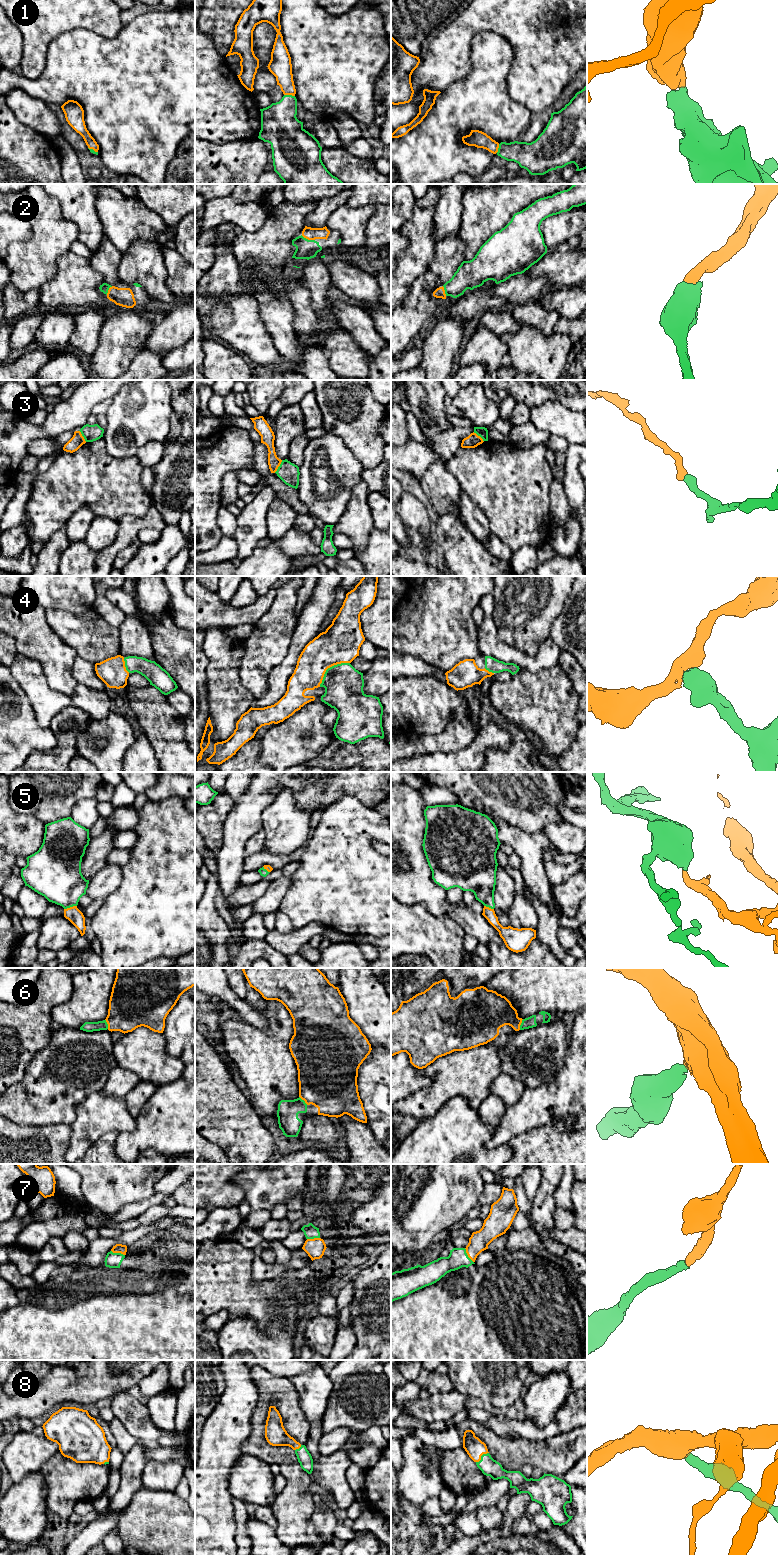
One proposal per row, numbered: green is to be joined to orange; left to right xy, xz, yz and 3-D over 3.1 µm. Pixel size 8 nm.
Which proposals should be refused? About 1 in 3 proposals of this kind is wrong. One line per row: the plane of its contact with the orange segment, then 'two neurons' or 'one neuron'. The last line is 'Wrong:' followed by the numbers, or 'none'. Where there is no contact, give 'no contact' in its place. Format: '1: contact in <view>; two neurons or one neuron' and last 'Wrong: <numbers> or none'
1: contact in xz; one neuron
2: contact in xz; one neuron
3: contact in xz; two neurons
4: contact in xz; one neuron
5: contact in xy; one neuron
6: contact in yz; one neuron
7: contact in yz; one neuron
8: contact in yz; one neuron
Wrong: 3

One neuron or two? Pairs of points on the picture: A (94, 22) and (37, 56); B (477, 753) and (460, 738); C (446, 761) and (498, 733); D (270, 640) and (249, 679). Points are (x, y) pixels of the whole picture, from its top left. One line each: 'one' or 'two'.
A: one
B: two
C: one
D: one

